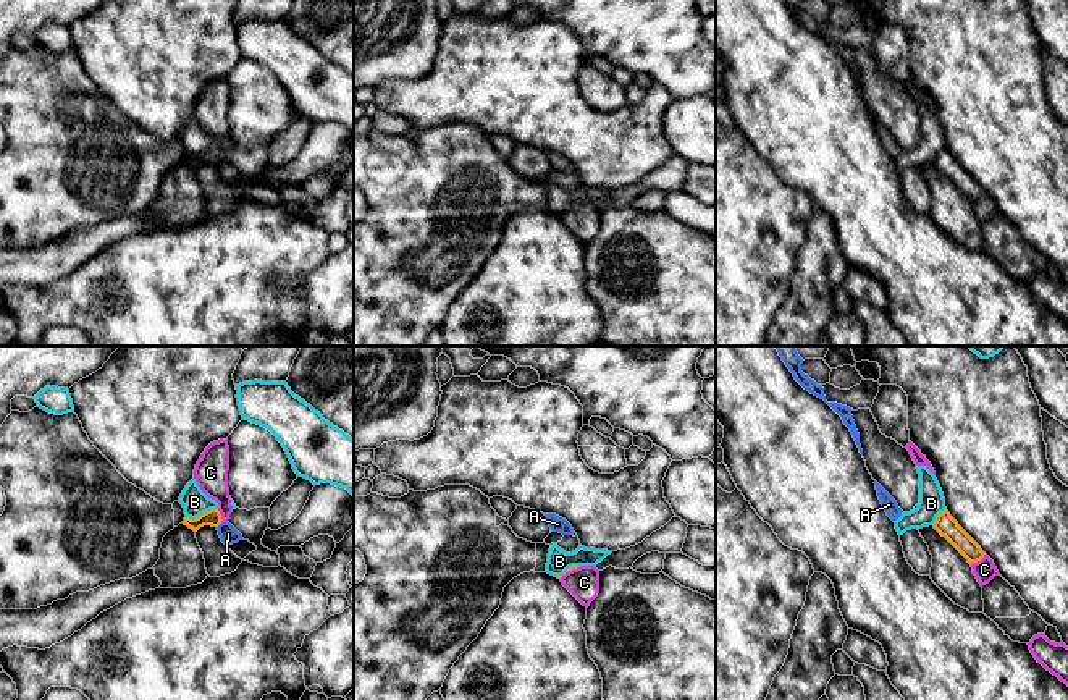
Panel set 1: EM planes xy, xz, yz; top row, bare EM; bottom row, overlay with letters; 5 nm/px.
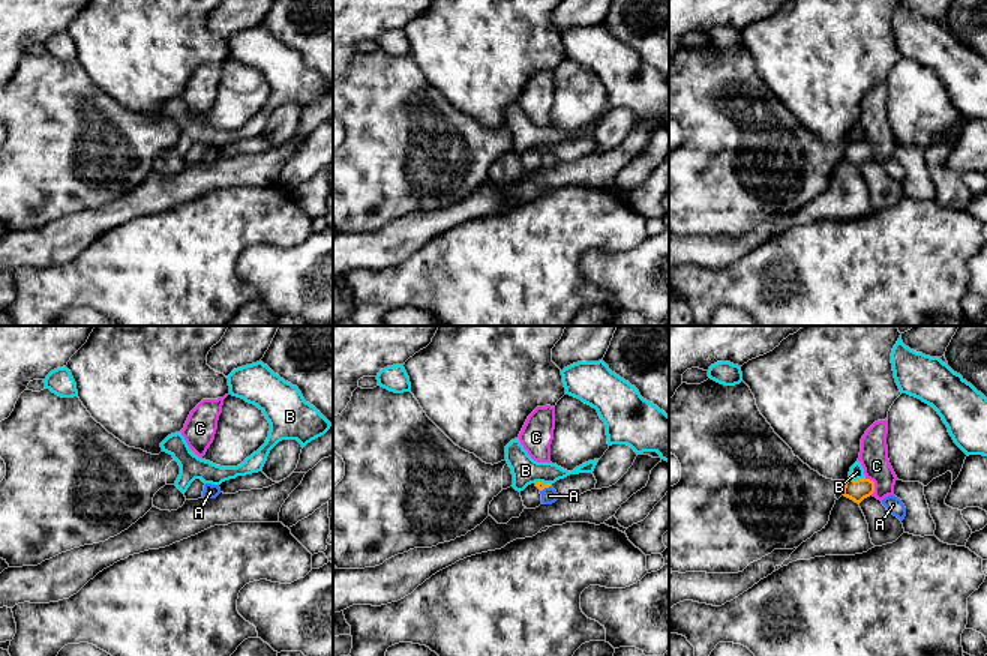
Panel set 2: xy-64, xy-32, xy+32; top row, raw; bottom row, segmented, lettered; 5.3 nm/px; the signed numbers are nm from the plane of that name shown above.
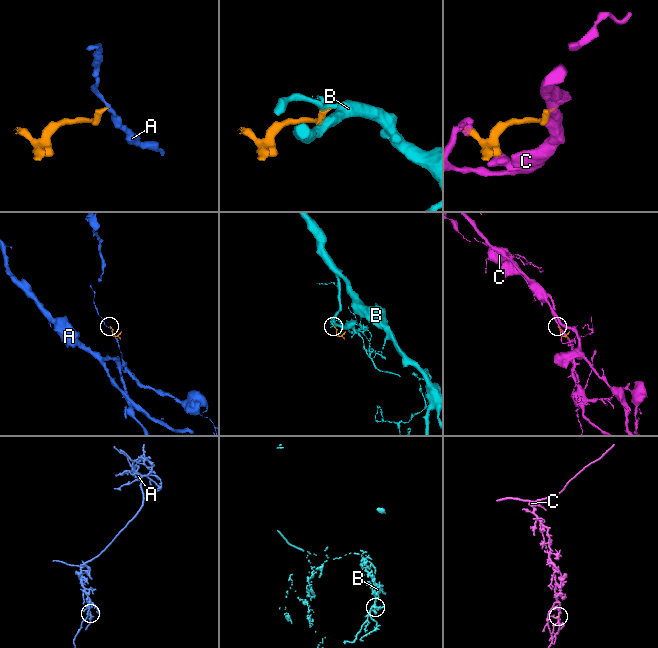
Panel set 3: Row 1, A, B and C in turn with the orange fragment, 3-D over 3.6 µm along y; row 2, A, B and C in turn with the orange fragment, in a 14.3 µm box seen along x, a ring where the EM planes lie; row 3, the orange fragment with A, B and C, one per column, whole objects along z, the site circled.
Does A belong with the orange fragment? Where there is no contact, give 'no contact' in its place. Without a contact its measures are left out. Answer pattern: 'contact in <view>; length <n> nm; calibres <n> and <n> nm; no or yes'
contact in xy; length 40 nm; calibres 80 and 90 nm; no

